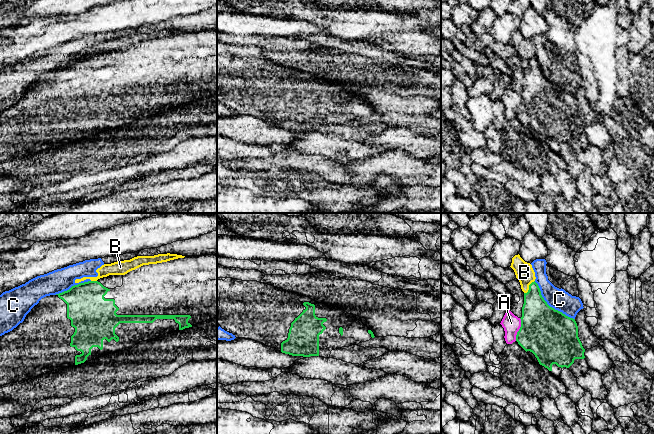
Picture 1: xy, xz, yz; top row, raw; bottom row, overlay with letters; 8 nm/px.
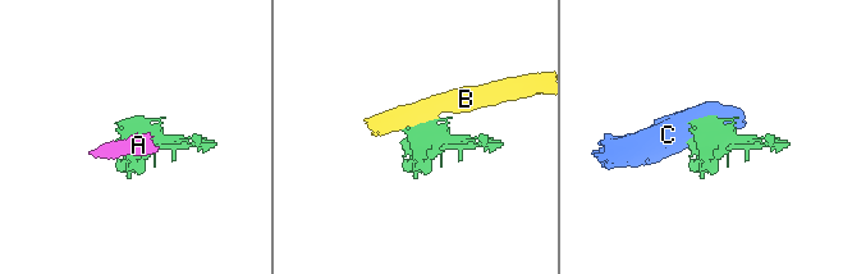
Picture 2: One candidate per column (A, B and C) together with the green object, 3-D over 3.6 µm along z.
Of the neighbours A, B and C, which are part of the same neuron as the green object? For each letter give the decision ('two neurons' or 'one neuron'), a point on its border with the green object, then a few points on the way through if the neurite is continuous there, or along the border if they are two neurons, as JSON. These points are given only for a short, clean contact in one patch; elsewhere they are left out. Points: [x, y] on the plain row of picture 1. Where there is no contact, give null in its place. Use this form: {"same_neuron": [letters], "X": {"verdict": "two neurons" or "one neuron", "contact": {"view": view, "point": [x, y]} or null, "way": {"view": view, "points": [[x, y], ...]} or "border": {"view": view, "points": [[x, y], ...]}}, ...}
{"same_neuron": [], "A": {"verdict": "two neurons", "contact": {"view": "yz", "point": [519, 105]}, "border": {"view": "yz", "points": [[520, 94], [520, 104], [515, 116]]}}, "B": {"verdict": "two neurons", "contact": {"view": "yz", "point": [529, 63]}, "border": {"view": "yz", "points": [[534, 56], [529, 61], [529, 65], [524, 69]]}}, "C": {"verdict": "two neurons", "contact": {"view": "yz", "point": [549, 82]}}}

